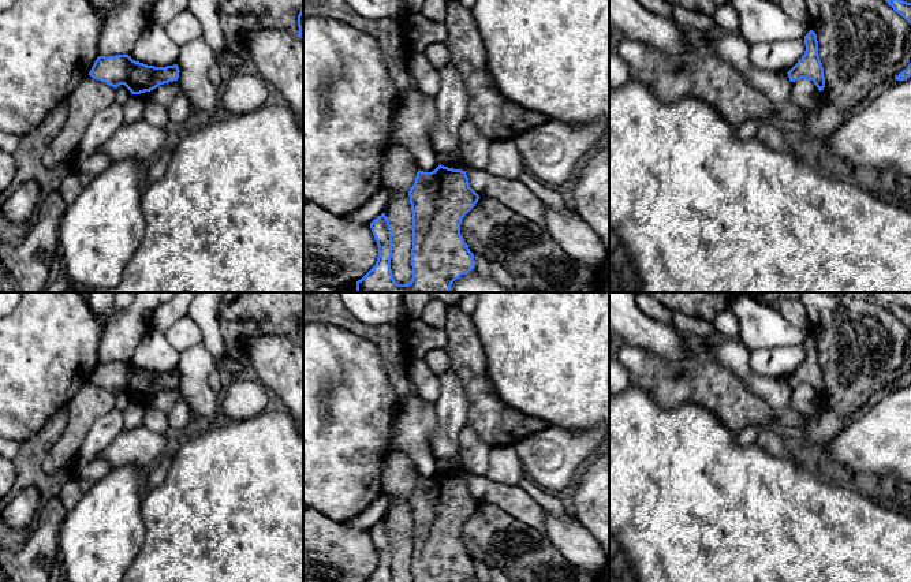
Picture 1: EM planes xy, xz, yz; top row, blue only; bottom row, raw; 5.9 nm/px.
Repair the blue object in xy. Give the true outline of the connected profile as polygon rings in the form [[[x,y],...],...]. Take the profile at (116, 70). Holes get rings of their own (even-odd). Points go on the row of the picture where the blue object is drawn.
[[[115,55],[98,56],[89,75],[115,89],[124,85],[131,94],[141,94],[178,81],[179,72],[178,64],[154,67],[135,61],[128,55]]]

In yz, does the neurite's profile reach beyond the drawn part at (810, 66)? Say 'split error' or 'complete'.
complete

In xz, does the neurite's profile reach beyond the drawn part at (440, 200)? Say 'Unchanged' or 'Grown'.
Unchanged

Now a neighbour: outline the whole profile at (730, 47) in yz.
[[[738,33],[710,36],[709,48],[720,59],[732,63],[754,89],[765,93],[776,105],[776,116],[789,128],[800,127],[806,122],[809,111],[789,100],[792,82],[788,74],[757,68],[750,60],[750,46]]]

